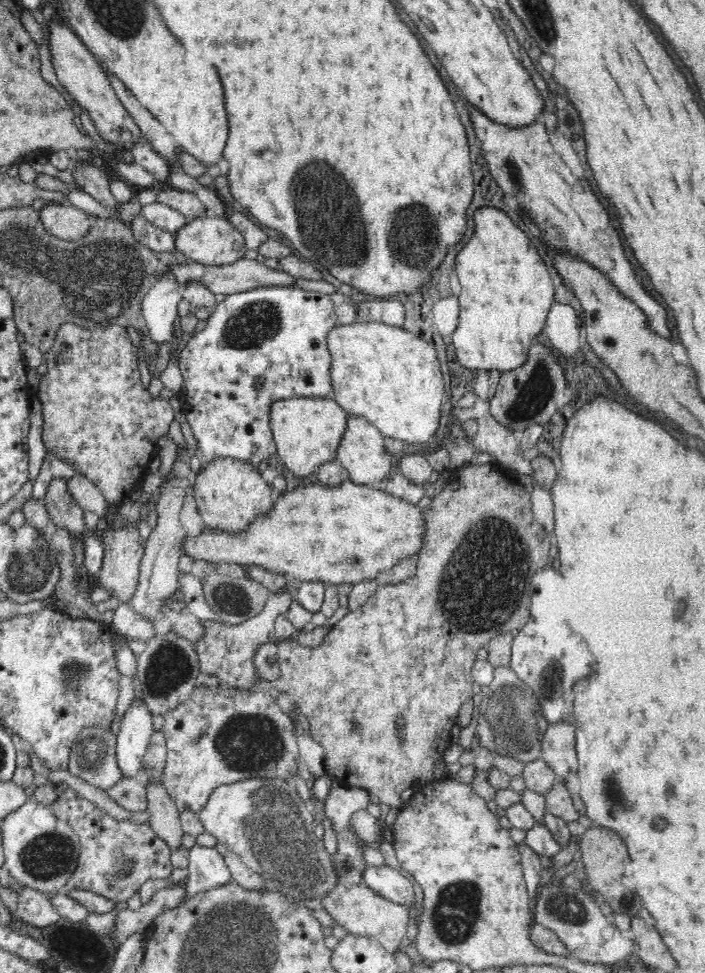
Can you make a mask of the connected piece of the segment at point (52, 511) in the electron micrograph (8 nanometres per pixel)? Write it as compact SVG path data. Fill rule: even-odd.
M65 479L51 480L43 500L51 520L68 530L75 539L88 531L84 523L84 509L68 493Z

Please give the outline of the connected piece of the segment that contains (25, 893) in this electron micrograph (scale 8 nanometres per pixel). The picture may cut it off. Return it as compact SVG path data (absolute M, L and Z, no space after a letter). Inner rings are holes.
M26 886L18 892L14 917L39 929L62 920L56 907L52 905L50 894Z

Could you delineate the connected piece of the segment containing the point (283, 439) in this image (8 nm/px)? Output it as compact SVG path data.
M290 397L274 402L270 406L269 423L286 474L297 482L306 482L319 466L334 461L349 415L333 397Z

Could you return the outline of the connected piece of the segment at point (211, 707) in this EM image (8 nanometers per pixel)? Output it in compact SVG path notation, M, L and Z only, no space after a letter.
M230 685L194 687L188 700L163 717L161 730L167 744L167 755L162 782L180 813L186 811L198 814L206 807L212 792L221 785L257 777L280 778L291 782L290 779L297 774L296 760L300 760L301 756L298 751L298 735L294 731L294 720L290 713L280 709L270 692L256 689L242 691Z

